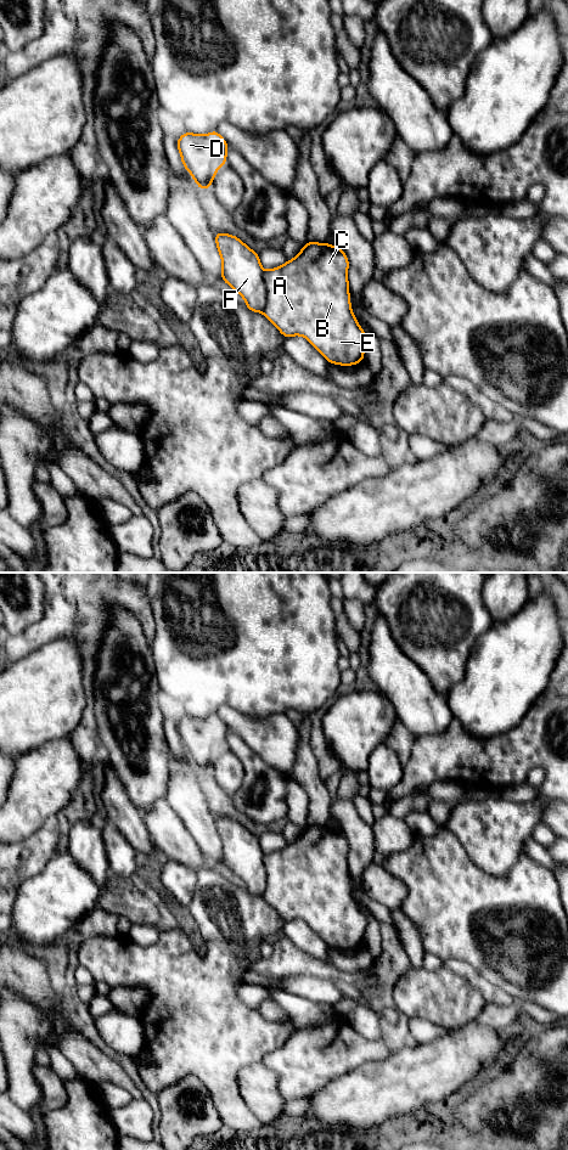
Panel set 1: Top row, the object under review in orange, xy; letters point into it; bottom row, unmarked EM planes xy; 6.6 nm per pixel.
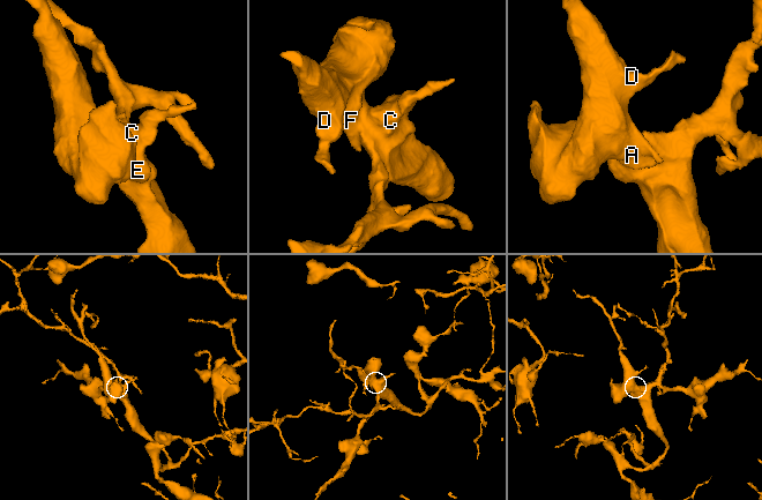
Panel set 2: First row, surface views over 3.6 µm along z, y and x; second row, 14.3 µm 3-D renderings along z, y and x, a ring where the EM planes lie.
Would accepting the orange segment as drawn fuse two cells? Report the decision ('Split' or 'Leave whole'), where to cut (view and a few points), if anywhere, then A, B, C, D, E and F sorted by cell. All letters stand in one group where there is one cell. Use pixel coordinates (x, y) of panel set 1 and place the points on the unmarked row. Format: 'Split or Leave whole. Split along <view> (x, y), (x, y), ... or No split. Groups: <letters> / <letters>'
Split. Split along xy (265, 855), (265, 891), (262, 895). Groups: A B C E / D F

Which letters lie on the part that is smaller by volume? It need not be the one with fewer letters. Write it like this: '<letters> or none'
D, F

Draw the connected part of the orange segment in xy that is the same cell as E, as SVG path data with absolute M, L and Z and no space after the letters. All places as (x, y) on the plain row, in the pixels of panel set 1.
M307 825L296 841L264 856L266 890L263 898L285 921L304 920L330 947L341 949L353 949L364 945L367 926L367 919L352 895L348 852L349 844L341 830L327 825Z

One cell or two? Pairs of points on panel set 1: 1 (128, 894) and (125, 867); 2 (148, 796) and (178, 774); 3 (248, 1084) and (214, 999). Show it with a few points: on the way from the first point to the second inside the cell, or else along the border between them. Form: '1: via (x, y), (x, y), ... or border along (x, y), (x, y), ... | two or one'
1: border along (111, 872), (129, 879) | two
2: border along (168, 753), (168, 785), (164, 799), (174, 810) | two
3: border along (260, 1060), (238, 1072), (237, 1086), (242, 1098) | two

